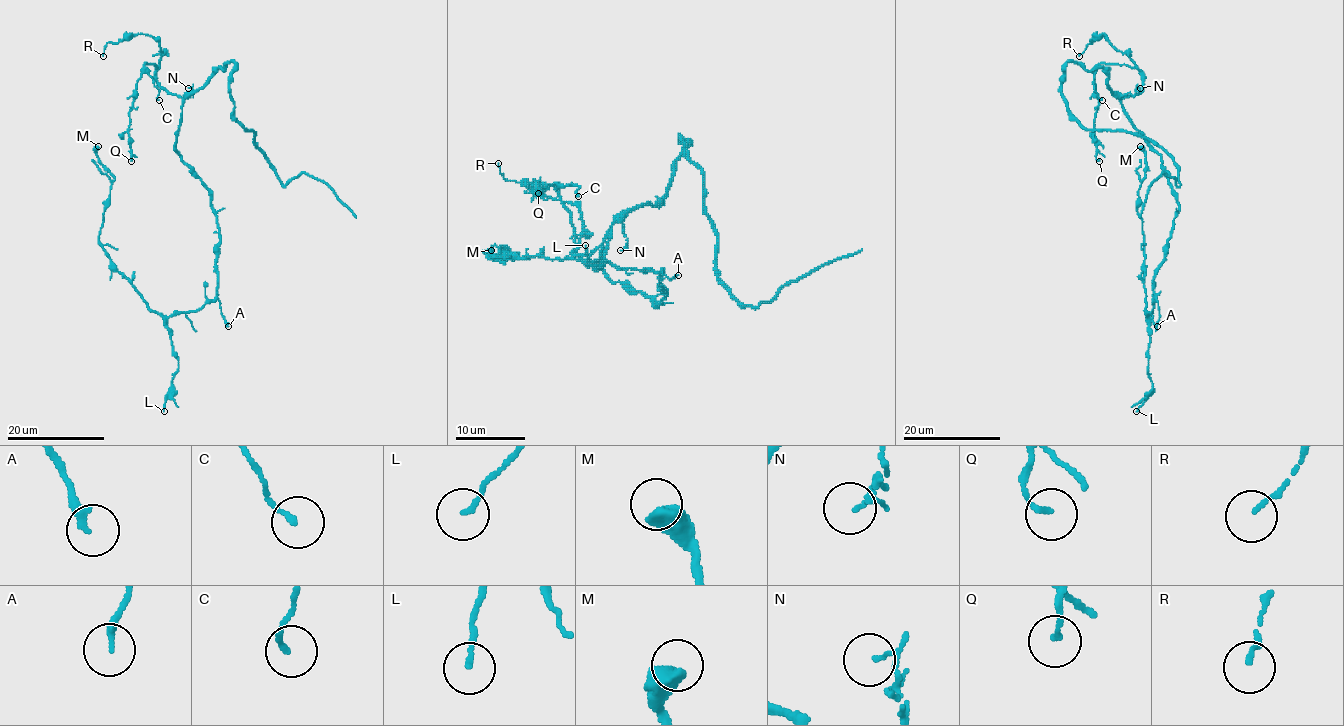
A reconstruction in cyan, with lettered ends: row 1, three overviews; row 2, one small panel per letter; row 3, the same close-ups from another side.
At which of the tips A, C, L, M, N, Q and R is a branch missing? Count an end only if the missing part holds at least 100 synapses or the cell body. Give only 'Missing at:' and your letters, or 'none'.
Missing at: none

